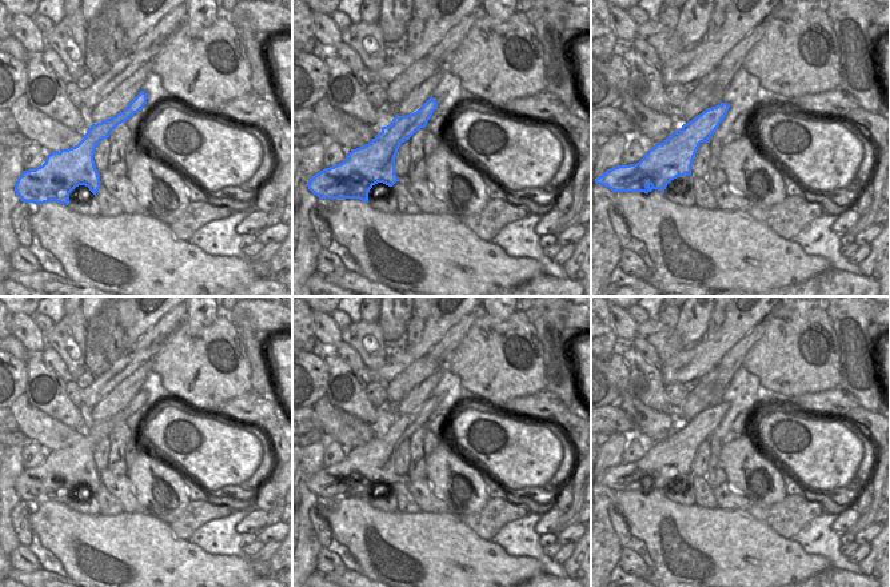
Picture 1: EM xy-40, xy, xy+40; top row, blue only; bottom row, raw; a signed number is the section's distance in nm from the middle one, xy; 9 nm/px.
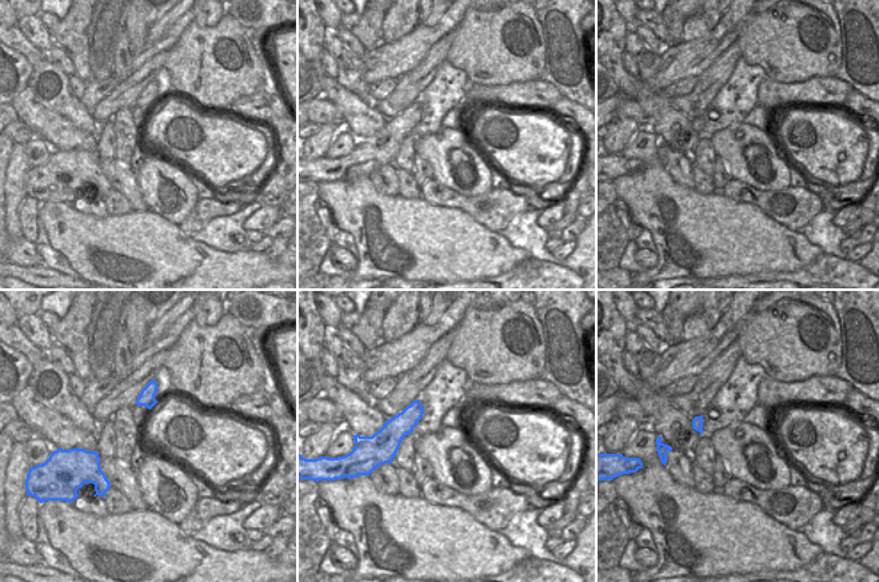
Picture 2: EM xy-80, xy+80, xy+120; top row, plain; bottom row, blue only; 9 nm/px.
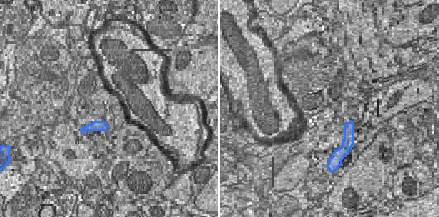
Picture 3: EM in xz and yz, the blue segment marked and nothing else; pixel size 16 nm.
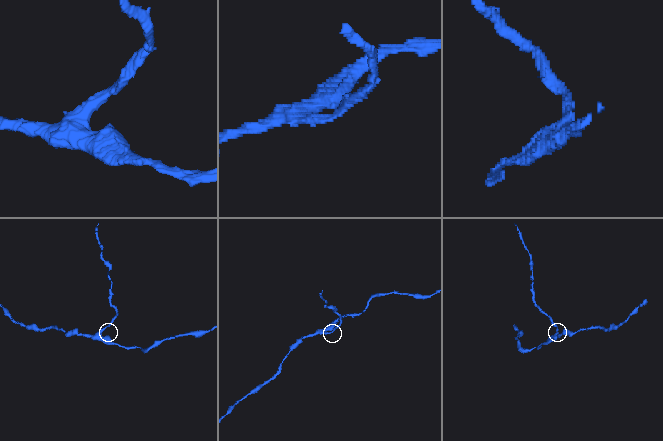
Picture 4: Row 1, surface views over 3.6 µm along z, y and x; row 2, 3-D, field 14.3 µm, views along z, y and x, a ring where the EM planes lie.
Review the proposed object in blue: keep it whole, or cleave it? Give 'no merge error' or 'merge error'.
merge error

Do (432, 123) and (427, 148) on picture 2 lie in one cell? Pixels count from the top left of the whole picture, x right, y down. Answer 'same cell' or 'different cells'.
different cells

